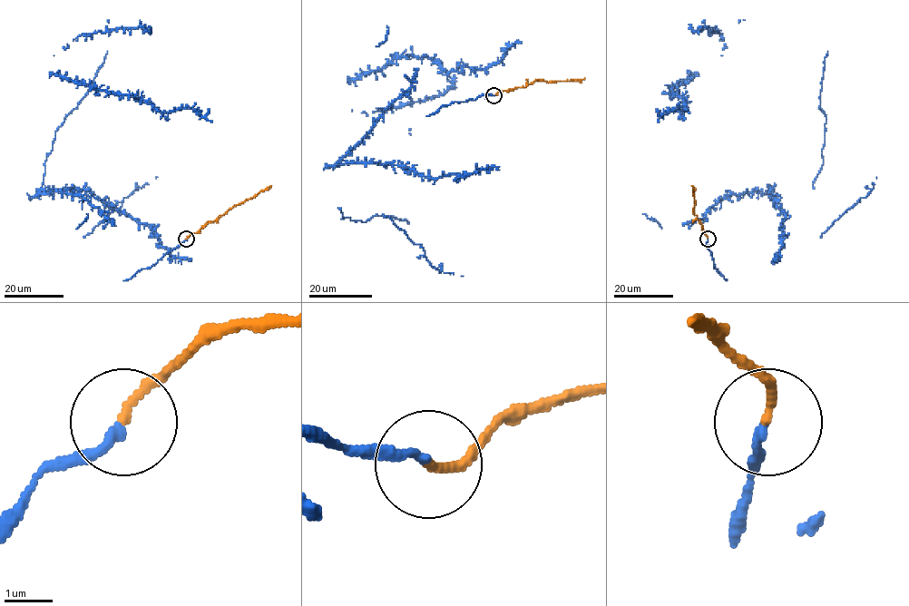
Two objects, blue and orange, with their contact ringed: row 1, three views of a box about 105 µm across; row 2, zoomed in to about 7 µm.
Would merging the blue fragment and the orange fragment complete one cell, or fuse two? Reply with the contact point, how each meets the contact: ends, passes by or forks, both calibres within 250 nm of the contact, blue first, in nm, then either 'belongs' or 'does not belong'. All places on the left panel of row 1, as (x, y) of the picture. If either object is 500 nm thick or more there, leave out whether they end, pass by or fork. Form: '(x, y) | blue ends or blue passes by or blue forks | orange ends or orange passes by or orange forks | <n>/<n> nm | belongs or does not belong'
(186, 239) | blue ends | orange ends | 190/170 nm | belongs

